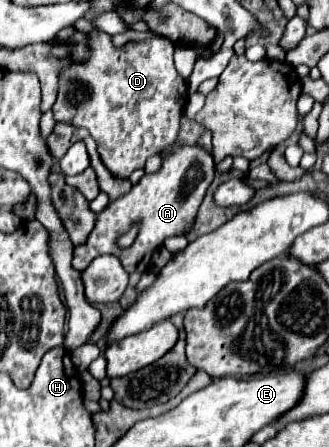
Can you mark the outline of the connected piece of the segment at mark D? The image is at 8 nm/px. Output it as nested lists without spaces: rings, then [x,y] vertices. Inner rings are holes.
[[[91,32],[91,56],[85,64],[73,64],[65,68],[59,78],[59,96],[53,106],[57,122],[67,122],[73,126],[87,128],[97,142],[97,152],[107,166],[107,170],[119,178],[127,180],[131,172],[145,168],[149,156],[165,156],[171,146],[177,144],[181,116],[187,106],[187,80],[177,72],[173,64],[175,46],[167,38],[155,38],[149,42],[127,42],[125,46],[115,46],[111,36],[105,32]]]

